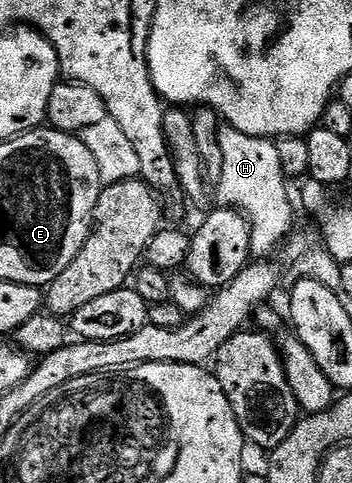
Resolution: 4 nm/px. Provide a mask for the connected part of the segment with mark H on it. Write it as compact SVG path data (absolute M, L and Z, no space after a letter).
M225 126L219 134L219 150L223 150L223 178L215 190L216 203L244 214L251 226L253 256L269 258L293 228L293 204L285 189L287 177L279 166L276 143L272 139L243 134Z

